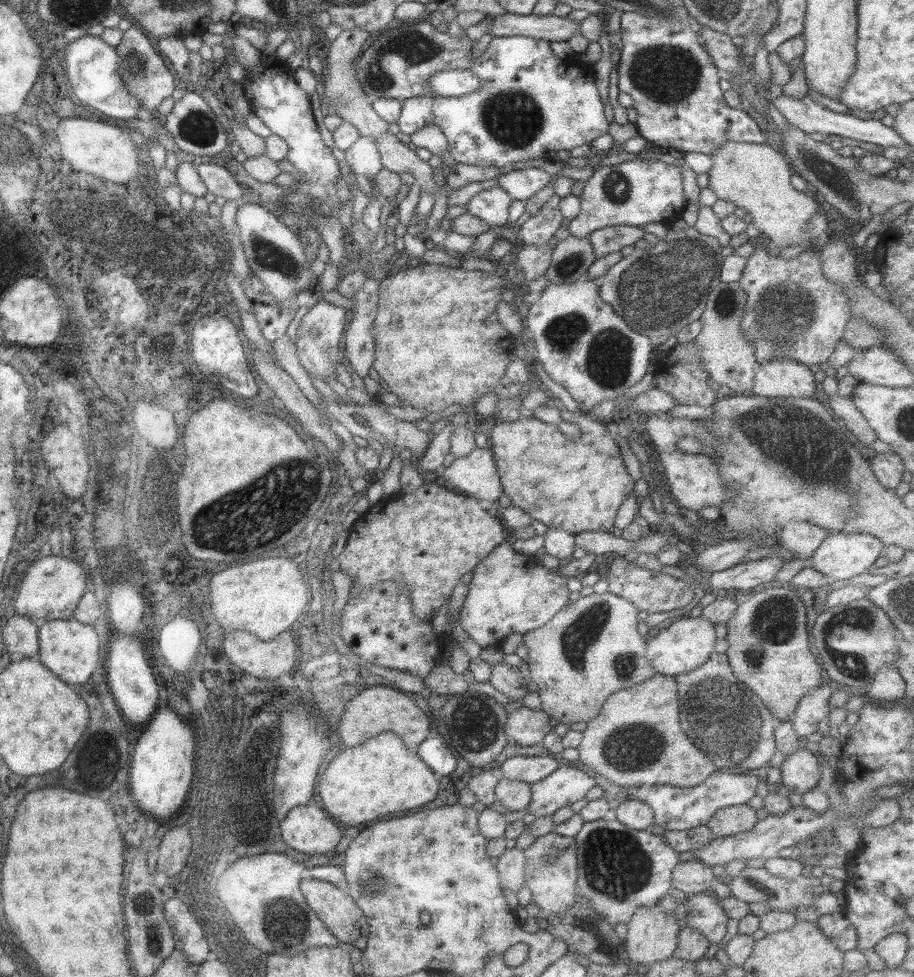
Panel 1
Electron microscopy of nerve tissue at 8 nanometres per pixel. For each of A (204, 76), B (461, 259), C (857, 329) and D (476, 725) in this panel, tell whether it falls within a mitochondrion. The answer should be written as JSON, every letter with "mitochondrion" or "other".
{"A":"other","B":"other","C":"other","D":"mitochondrion"}

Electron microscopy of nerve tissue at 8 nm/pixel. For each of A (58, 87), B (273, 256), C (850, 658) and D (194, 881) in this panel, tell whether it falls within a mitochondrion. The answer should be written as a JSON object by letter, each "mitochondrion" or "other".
{"A":"other","B":"mitochondrion","C":"mitochondrion","D":"other"}

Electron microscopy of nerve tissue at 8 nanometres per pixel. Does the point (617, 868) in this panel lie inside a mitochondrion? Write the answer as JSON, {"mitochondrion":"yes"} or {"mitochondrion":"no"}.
{"mitochondrion":"yes"}

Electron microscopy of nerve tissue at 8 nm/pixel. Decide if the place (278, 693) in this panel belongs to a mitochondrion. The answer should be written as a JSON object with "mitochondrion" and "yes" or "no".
{"mitochondrion":"no"}

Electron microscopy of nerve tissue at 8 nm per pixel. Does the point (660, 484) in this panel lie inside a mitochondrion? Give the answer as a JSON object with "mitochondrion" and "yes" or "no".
{"mitochondrion":"no"}

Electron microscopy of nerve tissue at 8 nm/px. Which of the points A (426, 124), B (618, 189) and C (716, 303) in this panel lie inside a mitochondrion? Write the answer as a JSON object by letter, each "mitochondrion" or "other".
{"A":"other","B":"mitochondrion","C":"mitochondrion"}

